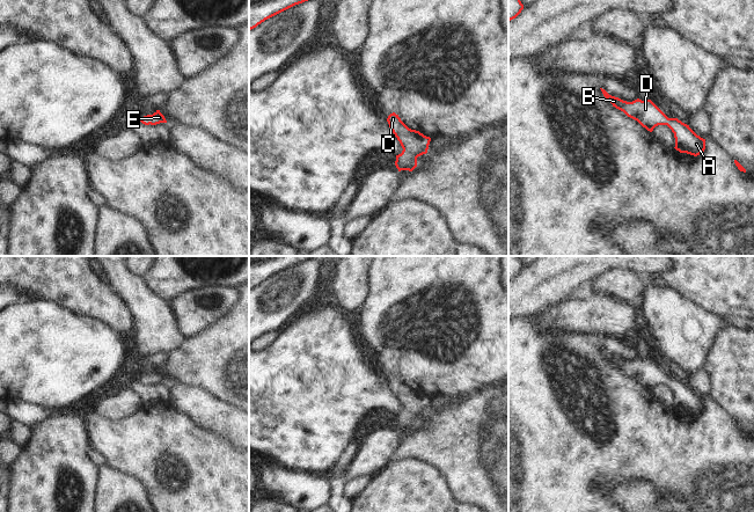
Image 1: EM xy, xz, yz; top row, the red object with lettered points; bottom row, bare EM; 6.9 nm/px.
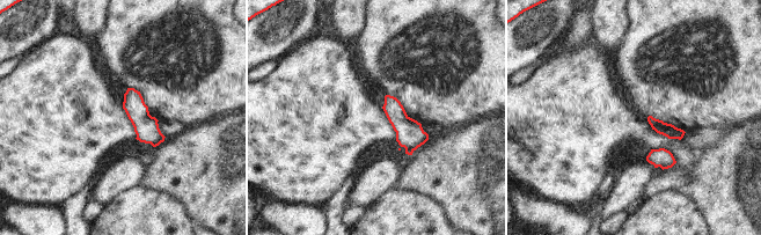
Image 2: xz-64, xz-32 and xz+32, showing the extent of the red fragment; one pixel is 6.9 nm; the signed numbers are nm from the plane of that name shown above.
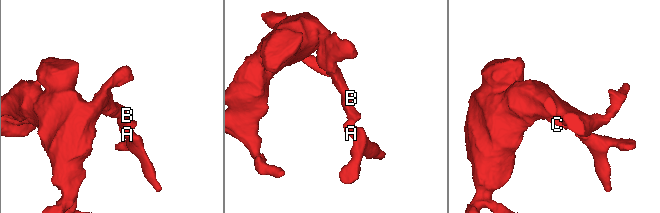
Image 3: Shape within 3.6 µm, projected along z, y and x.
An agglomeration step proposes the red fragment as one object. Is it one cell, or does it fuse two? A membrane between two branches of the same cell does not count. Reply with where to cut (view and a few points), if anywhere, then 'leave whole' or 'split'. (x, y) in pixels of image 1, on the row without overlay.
no cut | leave whole

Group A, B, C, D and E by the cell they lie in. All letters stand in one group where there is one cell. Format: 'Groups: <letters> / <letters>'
Groups: A B C D E.

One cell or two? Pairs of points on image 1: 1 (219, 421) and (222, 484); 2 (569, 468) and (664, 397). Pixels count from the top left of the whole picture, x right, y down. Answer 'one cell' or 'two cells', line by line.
1: two cells
2: two cells

